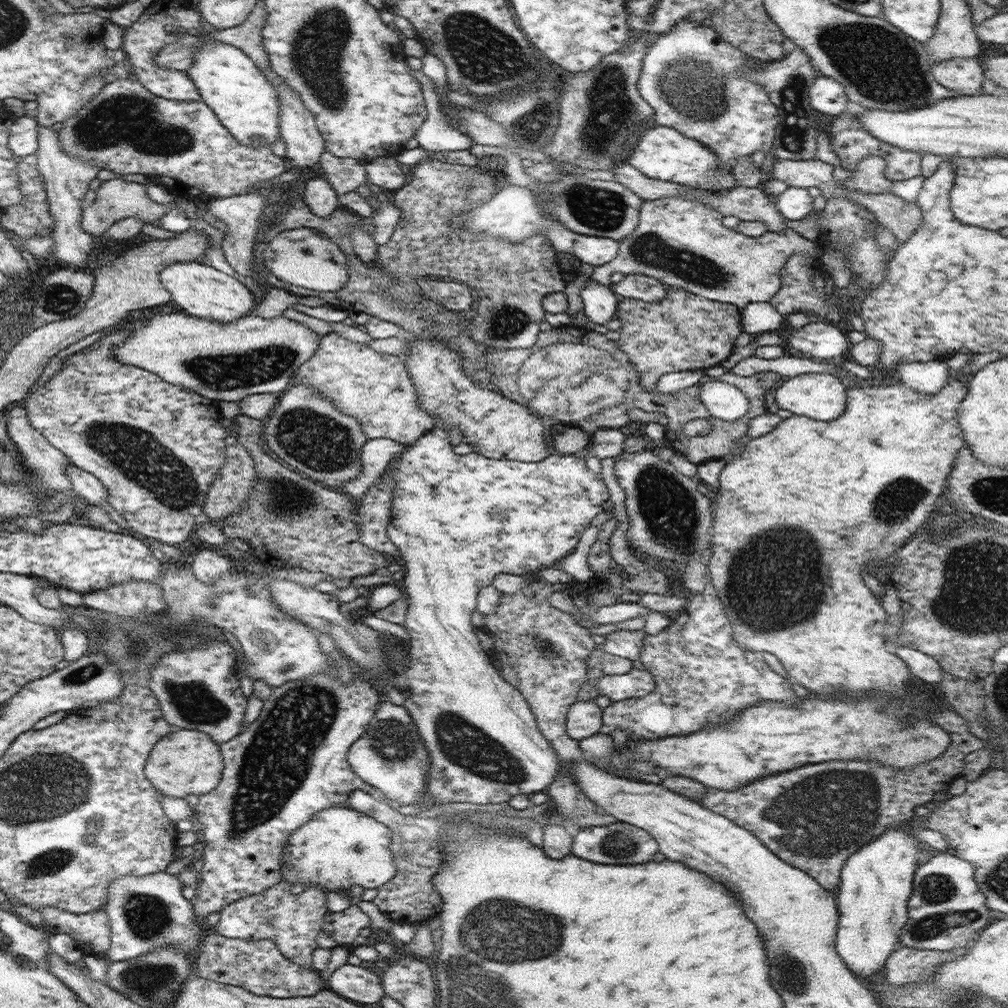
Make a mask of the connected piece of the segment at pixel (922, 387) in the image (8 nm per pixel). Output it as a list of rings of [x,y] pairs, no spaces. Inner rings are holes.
[[[904,361],[896,365],[896,378],[920,393],[936,394],[950,381],[950,372],[946,361]]]

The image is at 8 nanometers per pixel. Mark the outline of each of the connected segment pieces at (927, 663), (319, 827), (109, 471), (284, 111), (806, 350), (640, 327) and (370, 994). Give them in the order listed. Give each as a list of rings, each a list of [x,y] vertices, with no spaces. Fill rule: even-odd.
[[[898,646],[894,652],[908,666],[913,676],[918,676],[928,684],[940,684],[942,682],[943,671],[940,664],[937,664],[937,660],[925,652],[908,648],[908,646]]]
[[[350,808],[322,809],[288,837],[288,845],[284,845],[282,853],[282,881],[297,888],[302,884],[318,884],[327,892],[346,891],[352,884],[358,884],[365,889],[378,889],[392,880],[397,871],[391,849],[392,838],[388,827],[373,816]]]
[[[136,324],[112,331],[88,348],[62,360],[60,370],[24,399],[28,421],[60,449],[70,462],[91,472],[108,490],[108,502],[124,516],[130,532],[167,545],[186,541],[203,518],[204,501],[212,481],[226,461],[226,431],[221,424],[219,401],[204,398],[182,386],[172,386],[144,368],[122,364],[114,358],[114,346],[122,343]]]
[[[271,66],[264,72],[273,88],[278,92],[280,101],[280,123],[279,133],[286,143],[286,158],[294,168],[314,168],[318,169],[319,160],[325,151],[326,141],[317,128],[314,116],[303,104],[300,96],[284,82],[284,80],[273,72]]]
[[[819,319],[801,330],[793,331],[788,346],[796,348],[801,356],[815,361],[830,361],[845,354],[851,343],[835,325]]]
[[[668,288],[667,296],[660,302],[642,302],[632,298],[619,299],[616,318],[622,323],[620,338],[617,340],[620,348],[638,371],[640,386],[646,392],[656,390],[661,376],[674,371],[707,369],[720,365],[726,360],[738,335],[743,332],[741,310],[734,304],[710,300],[700,295],[686,292],[682,288]]]
[[[345,963],[332,973],[325,988],[356,1004],[380,1003],[386,996],[380,976],[360,965],[349,963]]]

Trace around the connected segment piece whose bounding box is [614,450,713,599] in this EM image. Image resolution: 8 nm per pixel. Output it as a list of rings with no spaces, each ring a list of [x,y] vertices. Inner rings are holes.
[[[651,450],[622,452],[614,464],[614,473],[624,489],[626,513],[630,517],[628,541],[639,554],[659,561],[673,562],[677,577],[690,591],[690,599],[706,588],[710,554],[708,536],[712,536],[712,510],[705,495],[698,491],[695,478],[683,475]]]

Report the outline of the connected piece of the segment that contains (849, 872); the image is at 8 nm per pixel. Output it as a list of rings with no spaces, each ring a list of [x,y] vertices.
[[[891,827],[846,859],[841,870],[840,888],[835,895],[840,916],[835,948],[848,968],[863,981],[870,983],[871,976],[882,970],[888,956],[900,946],[900,930],[908,920],[908,900],[914,890],[914,873],[923,860],[922,855],[925,852],[946,850],[946,837],[940,831],[927,828],[912,836]]]

